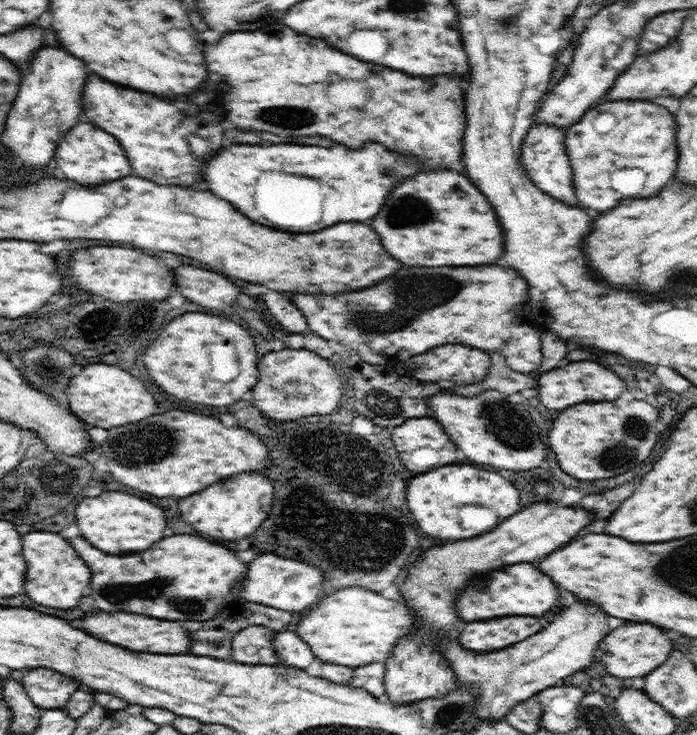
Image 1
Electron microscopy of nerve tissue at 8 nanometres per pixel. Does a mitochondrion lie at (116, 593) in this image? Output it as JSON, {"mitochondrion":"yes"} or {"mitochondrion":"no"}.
{"mitochondrion":"yes"}

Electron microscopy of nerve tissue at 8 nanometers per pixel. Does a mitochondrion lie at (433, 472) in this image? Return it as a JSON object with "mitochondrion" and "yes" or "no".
{"mitochondrion":"no"}

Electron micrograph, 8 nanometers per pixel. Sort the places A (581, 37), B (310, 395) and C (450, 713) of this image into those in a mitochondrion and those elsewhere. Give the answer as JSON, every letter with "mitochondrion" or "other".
{"A":"other","B":"other","C":"mitochondrion"}

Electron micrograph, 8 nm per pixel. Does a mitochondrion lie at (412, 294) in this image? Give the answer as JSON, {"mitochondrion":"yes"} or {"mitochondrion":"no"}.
{"mitochondrion":"yes"}

